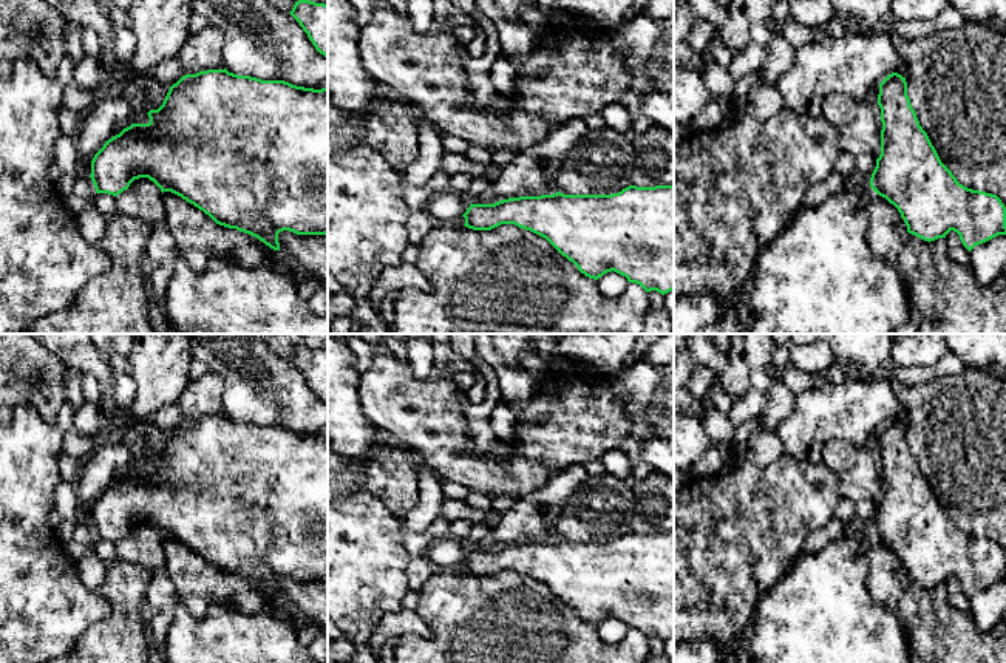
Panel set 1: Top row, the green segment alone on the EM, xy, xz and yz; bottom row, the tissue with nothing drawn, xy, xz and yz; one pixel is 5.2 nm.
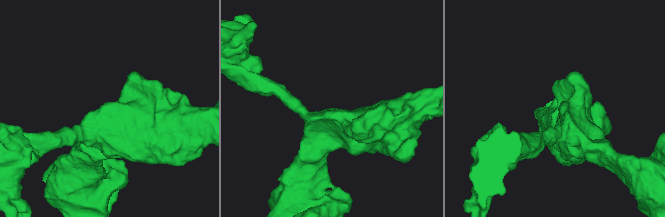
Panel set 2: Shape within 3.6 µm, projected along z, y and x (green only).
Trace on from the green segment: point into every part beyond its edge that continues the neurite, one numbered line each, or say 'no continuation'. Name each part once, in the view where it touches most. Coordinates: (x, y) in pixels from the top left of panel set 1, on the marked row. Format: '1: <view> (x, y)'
no continuation

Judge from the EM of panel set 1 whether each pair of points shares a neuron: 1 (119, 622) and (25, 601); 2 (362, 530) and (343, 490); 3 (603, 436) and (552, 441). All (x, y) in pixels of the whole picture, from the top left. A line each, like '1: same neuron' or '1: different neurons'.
1: different neurons
2: different neurons
3: same neuron

